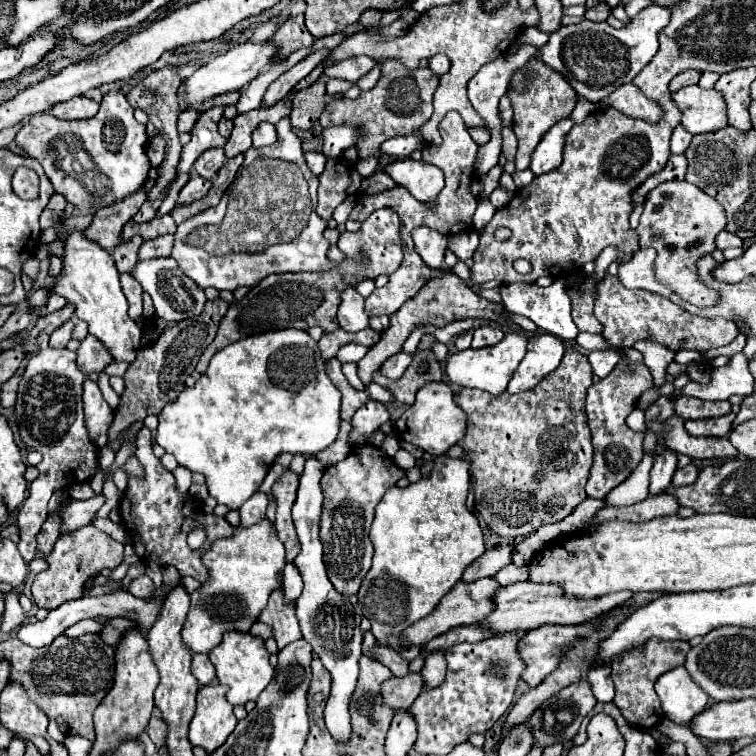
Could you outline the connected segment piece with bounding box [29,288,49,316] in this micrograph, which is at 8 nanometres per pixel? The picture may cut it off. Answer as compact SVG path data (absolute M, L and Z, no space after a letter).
M41 288L41 290L37 290L37 292L31 294L29 306L33 308L33 314L35 314L35 316L39 314L39 308L41 308L43 304L47 304L47 294L49 294L49 290L45 290L45 288Z

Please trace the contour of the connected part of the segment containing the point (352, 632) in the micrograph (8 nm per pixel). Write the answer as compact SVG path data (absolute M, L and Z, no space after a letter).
M311 458L305 462L305 472L299 478L299 492L297 500L293 504L293 522L297 528L297 536L301 542L301 552L295 558L295 566L299 568L303 576L303 592L297 600L297 618L301 624L303 638L311 642L313 652L321 658L323 666L331 674L331 694L325 706L325 724L335 742L349 744L351 740L351 714L349 704L351 696L355 692L357 674L359 674L359 658L361 658L361 642L363 632L359 628L361 618L357 616L351 602L347 602L345 596L341 596L331 580L327 578L327 570L323 564L323 544L319 538L319 522L321 522L321 510L323 510L323 494L321 494L321 480L323 464L317 458Z

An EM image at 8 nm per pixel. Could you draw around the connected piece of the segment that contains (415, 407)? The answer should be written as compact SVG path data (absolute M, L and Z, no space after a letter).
M427 382L417 390L415 402L393 422L399 440L423 448L431 456L445 454L467 434L467 414L455 404L449 382Z

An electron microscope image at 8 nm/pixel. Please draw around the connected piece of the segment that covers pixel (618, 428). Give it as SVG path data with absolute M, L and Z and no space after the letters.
M627 356L611 370L609 376L599 380L587 390L587 418L593 434L593 466L587 482L587 496L605 498L615 486L619 486L641 462L643 458L643 432L633 432L627 428L625 418L635 410L639 396L651 388L651 372L643 362L633 362Z

